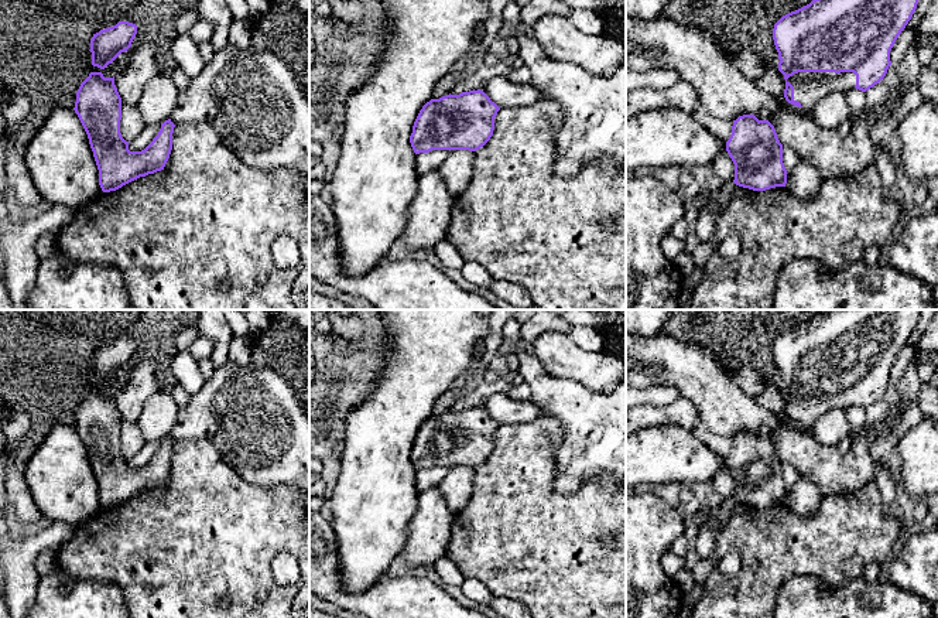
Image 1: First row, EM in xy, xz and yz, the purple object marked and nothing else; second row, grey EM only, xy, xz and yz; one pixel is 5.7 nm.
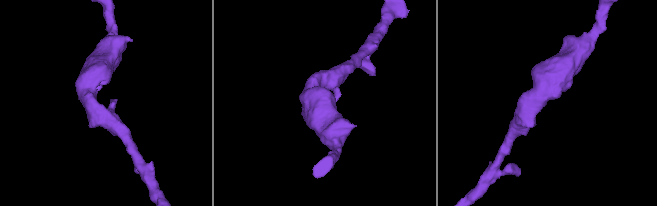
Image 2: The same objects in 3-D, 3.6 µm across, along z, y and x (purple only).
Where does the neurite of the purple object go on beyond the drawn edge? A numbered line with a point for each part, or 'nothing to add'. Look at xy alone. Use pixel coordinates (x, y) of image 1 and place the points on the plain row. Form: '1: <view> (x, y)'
nothing to add

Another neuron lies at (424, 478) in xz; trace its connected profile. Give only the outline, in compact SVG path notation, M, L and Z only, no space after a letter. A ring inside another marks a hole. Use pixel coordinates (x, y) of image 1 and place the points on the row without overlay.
M432 467L429 470L415 471L415 488L420 492L435 486L449 472L449 467Z

